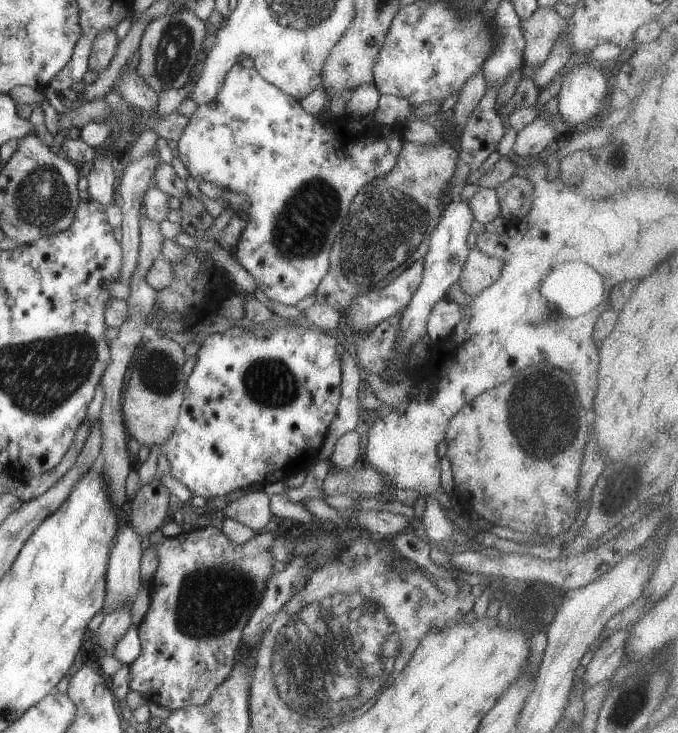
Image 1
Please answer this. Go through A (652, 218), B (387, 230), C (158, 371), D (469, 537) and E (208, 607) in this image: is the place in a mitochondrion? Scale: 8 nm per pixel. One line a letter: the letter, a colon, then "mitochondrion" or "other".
A: other
B: mitochondrion
C: mitochondrion
D: mitochondrion
E: mitochondrion

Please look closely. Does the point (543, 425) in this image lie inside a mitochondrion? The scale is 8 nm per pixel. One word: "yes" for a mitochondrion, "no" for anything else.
yes

